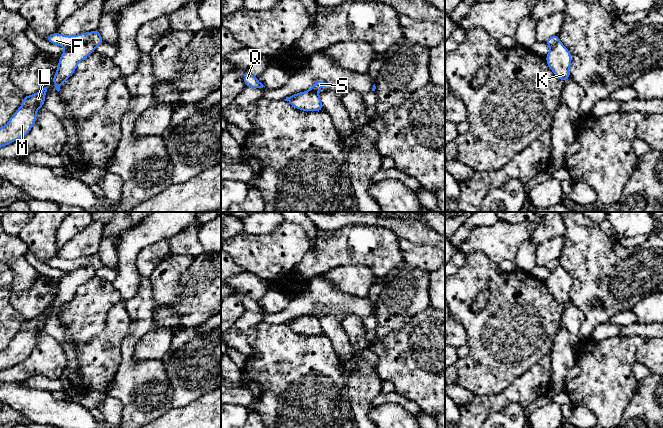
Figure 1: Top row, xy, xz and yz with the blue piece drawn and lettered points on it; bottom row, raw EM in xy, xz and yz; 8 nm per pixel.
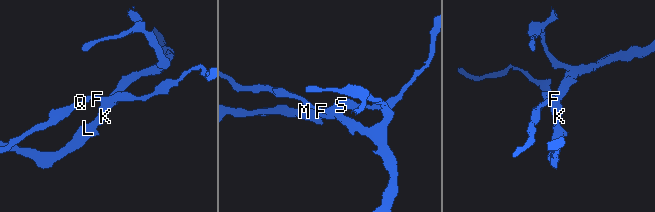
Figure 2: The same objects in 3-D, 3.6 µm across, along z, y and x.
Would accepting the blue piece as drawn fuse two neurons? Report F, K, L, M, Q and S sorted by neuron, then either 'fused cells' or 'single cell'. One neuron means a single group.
F Q S / K L M | fused cells

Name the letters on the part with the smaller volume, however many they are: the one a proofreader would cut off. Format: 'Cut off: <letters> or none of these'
Cut off: K, L, M

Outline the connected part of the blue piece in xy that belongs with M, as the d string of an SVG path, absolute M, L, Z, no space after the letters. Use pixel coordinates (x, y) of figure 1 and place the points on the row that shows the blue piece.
M44 87L33 95L24 95L21 107L15 111L9 122L0 128L0 148L22 138L31 130L38 108L44 107L46 92L47 87Z

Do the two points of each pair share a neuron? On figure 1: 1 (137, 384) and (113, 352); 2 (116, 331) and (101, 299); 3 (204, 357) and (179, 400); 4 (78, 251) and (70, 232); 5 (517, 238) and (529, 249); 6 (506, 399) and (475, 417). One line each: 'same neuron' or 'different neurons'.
1: different neurons
2: different neurons
3: same neuron
4: different neurons
5: different neurons
6: same neuron

